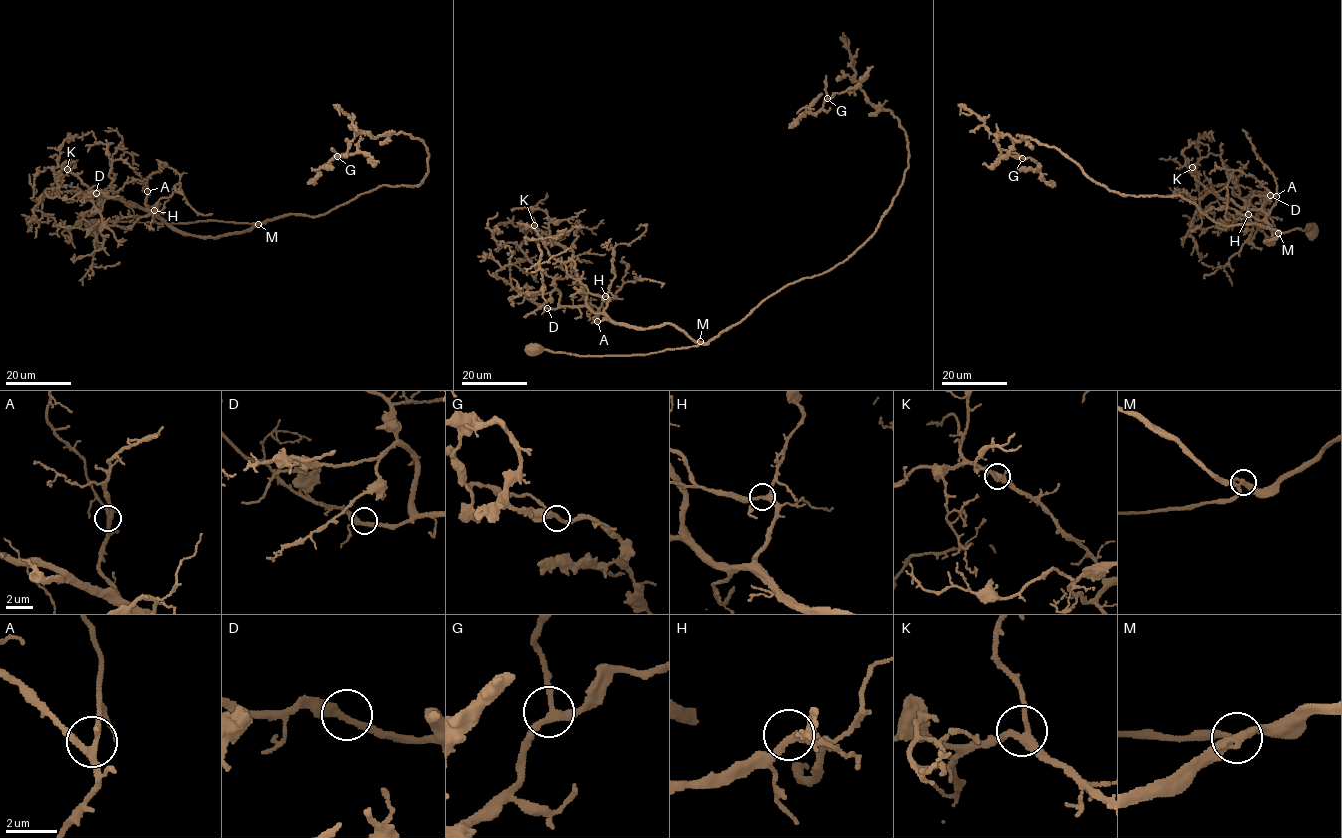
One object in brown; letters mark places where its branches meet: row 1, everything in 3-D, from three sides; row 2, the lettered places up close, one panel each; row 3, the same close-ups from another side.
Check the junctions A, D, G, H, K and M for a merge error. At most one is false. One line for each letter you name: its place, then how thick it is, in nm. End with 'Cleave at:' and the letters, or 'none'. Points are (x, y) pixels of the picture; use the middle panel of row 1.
Cleave at: none

